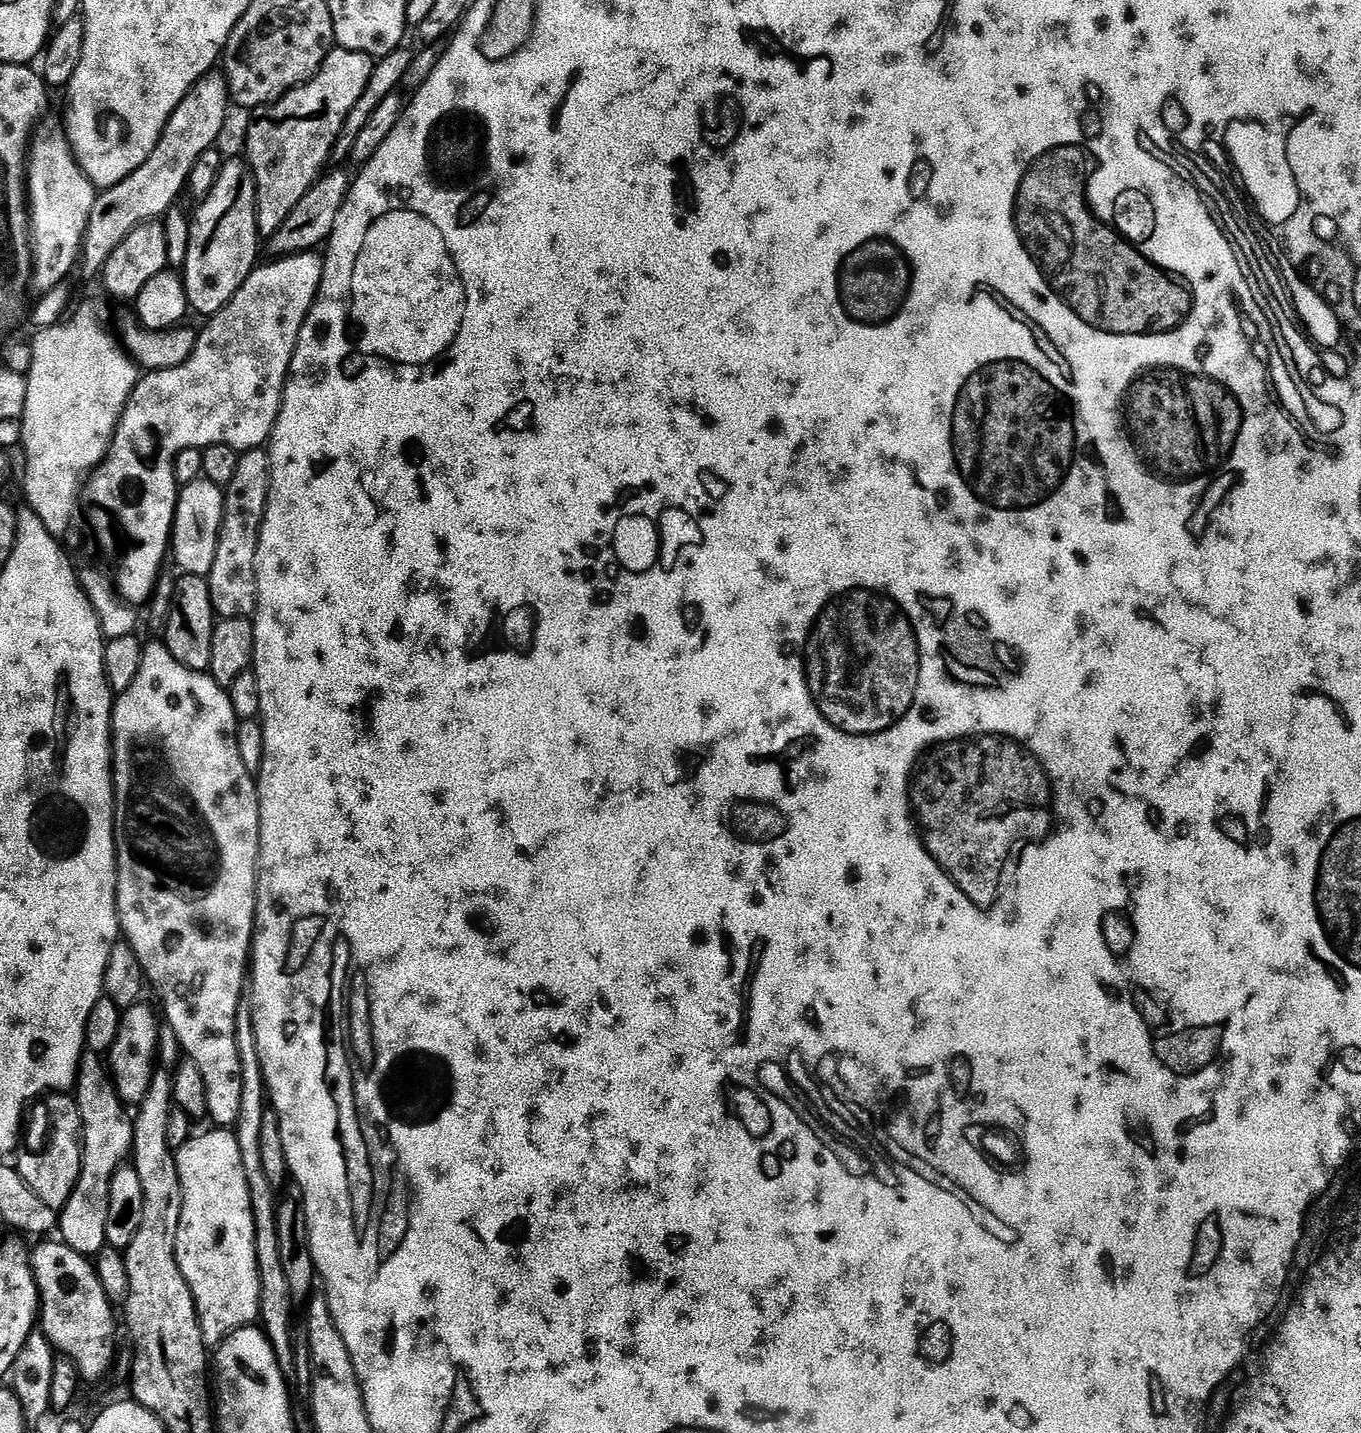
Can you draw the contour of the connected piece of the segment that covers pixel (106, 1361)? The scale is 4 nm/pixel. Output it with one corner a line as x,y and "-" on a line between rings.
55,1242
56,1244
44,1244
40,1249
35,1249
32,1252
32,1268
36,1271
36,1285
40,1287
40,1314
38,1317
39,1323
44,1324
44,1329
42,1329
42,1335
44,1339
50,1343
53,1349
63,1359
69,1360
71,1364
76,1366
76,1372
80,1376
81,1381
87,1382
88,1380
92,1384
96,1384
108,1371
112,1368
112,1363
116,1360
116,1320
118,1324
118,1316
114,1313
114,1305
112,1305
106,1298
106,1290
102,1290
102,1282
98,1282
98,1274
94,1267
93,1261
86,1256
75,1255
71,1248
63,1242

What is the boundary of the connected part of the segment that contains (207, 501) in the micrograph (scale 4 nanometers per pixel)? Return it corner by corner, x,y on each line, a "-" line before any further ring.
203,478
185,484
179,489
176,497
176,517
172,523
170,556
171,559
176,559
176,564
181,568
179,570
181,573
205,578
210,574
210,570
214,566
218,542
220,541
220,527
224,517
224,494
225,489
221,485

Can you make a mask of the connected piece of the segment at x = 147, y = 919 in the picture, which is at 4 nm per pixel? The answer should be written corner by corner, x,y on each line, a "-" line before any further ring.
151,642
145,643
144,653
142,654
142,666
138,666
138,674
135,675
134,682
130,682
127,690
115,697
112,705
112,751
114,753
112,784
116,787
116,905
120,911
120,930
123,939
134,950
134,954
138,954
140,965
144,967
145,977
150,981
151,987
152,984
156,987
156,992
160,995
161,1002
164,1003
162,1016
166,1021
167,1027
177,1036
177,1042
181,1046
183,1055
191,1063
198,1066
198,1070
206,1082
208,1101
210,1102
210,1120
216,1126
232,1126
232,1123
239,1118
240,1111
244,1108
244,1076
240,1073
240,1048
236,1045
236,1019
240,1016
240,995
243,992
245,995
246,992
246,969
250,964
252,934
256,926
256,893
258,891
258,865
260,863
260,793
253,773
251,776
248,773
247,766
244,765
244,756
240,753
240,740
236,737
236,724
238,725
238,717
232,705
232,699
228,697
227,691
221,688
212,679
211,675
195,672
186,666
182,666
182,662
178,662
174,658
174,654
170,654
170,650
162,642
156,642
156,644
151,644

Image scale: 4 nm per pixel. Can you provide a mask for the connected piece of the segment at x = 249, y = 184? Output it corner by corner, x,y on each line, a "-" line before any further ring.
247,159
224,160
204,197
190,220
192,233
182,277
189,309
211,318
231,302
258,264
256,251
262,237
256,225
256,180

